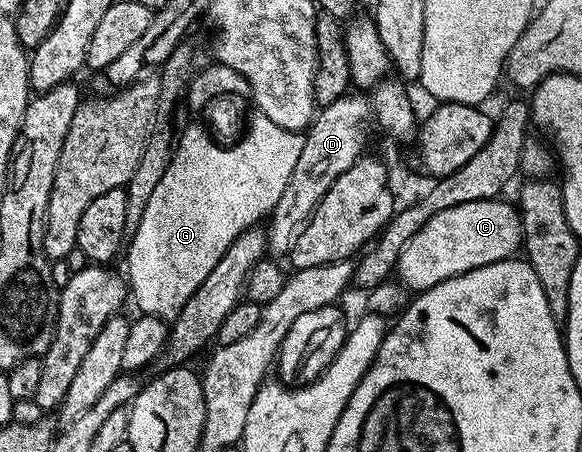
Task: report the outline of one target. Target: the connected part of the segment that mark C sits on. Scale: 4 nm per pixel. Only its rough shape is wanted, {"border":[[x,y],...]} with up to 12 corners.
{"border":[[471,201],[438,211],[402,247],[408,291],[515,258],[519,208]]}

